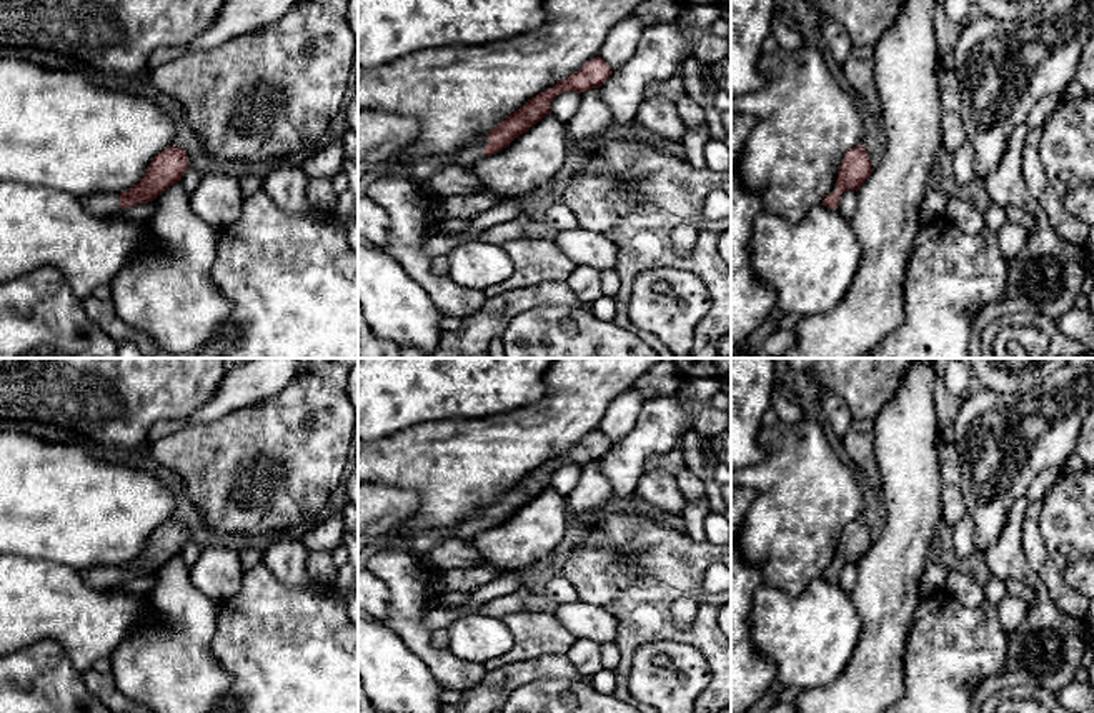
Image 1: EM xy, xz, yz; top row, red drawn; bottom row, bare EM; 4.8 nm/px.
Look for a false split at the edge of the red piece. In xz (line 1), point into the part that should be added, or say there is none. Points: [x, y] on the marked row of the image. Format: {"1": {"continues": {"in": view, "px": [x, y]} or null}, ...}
{"1": {"continues": {"in": "xz", "px": [420, 167]}}}

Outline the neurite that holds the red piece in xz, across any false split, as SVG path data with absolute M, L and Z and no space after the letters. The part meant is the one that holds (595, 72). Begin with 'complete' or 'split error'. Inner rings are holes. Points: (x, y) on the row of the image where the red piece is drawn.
split error | M599 57L588 60L578 72L566 80L558 82L553 88L540 92L526 105L498 123L488 135L481 135L468 147L445 155L413 155L396 175L413 182L425 182L436 175L446 165L461 165L473 170L483 158L506 148L515 138L526 133L536 122L551 113L551 102L563 92L584 93L599 88L613 73L613 68Z

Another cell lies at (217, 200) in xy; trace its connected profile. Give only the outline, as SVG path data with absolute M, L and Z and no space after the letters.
M211 173L205 175L198 188L190 195L190 208L206 225L221 232L238 218L243 198L236 178Z

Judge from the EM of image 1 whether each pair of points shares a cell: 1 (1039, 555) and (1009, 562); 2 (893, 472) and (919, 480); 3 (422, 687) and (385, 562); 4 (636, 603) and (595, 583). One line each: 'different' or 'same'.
1: different
2: same
3: different
4: same

